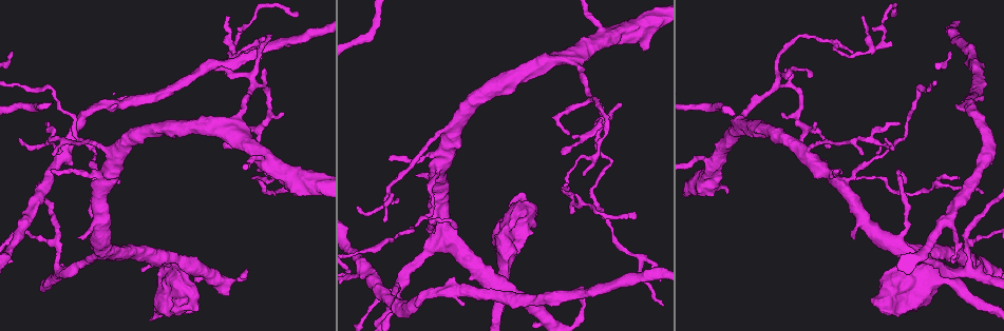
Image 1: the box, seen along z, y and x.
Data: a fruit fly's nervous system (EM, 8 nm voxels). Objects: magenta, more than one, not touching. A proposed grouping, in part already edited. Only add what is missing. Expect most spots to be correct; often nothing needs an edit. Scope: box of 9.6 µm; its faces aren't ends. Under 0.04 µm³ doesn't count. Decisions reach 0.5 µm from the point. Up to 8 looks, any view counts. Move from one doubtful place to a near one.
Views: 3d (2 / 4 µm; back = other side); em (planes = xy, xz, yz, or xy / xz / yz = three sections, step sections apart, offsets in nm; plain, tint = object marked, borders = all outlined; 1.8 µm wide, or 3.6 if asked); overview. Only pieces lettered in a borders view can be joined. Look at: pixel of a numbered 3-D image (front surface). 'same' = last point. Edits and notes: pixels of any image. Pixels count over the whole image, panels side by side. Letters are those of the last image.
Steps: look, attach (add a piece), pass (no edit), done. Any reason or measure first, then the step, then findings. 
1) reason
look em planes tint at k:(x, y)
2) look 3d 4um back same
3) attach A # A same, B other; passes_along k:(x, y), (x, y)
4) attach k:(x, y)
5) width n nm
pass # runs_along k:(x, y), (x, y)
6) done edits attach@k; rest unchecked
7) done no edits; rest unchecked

narrows sharply
look 3d 2um at 1:(440, 292)

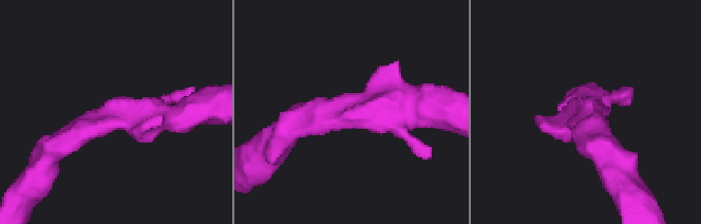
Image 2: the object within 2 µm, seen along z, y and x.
arm_widths 280, 280 nm
look em yz step 8 tint at 2:(345, 113)

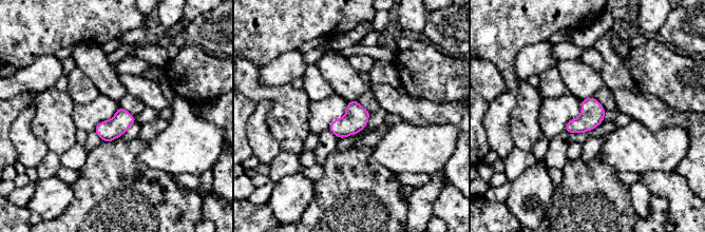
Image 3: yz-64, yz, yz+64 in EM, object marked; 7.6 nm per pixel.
look em planes borders same

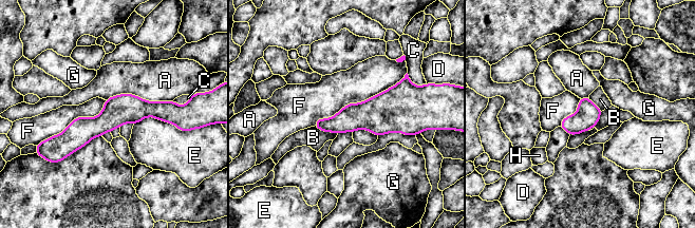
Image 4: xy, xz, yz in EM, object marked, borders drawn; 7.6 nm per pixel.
pass # A other, B other, C other, D other, E other, F other, G other, H other; runs_along 4:(173, 109), (120, 109), (53, 140); none of them fits

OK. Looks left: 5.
end of a long branch
look em xz step 16 tint at 1:(633, 214)

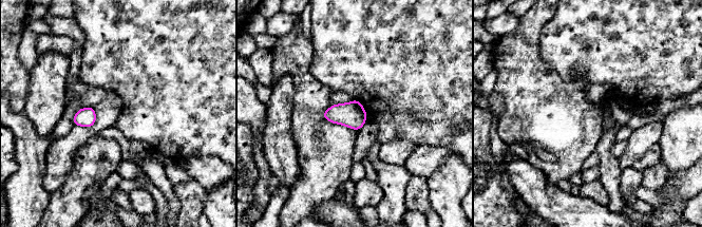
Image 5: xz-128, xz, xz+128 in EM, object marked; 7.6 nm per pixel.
another direction
look em planes borders same

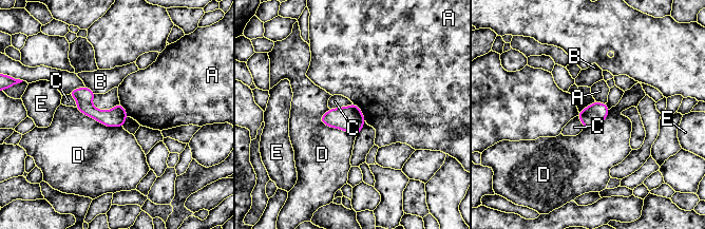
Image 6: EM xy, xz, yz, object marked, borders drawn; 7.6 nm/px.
width 140 nm
pass # A other, B other, C other, D other, E other; runs_along 6:(73, 93), (94, 113), (120, 122); none of them fits

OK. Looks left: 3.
tapers out
look em planes plain at 1:(565, 183)

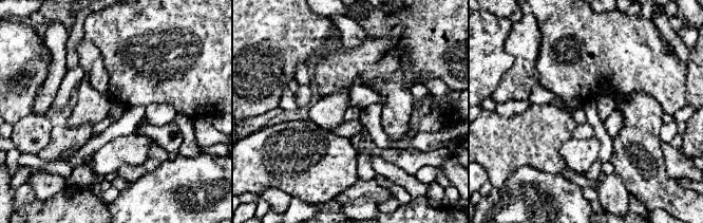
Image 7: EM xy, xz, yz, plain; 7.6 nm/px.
see the neighbours
look em planes borders same

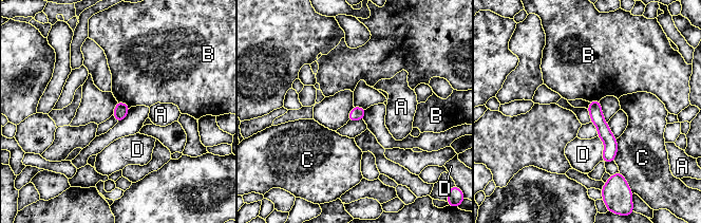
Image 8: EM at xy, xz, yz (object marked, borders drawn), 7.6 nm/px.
width 100 nm; longest_contact D 200 nm
pass # A other, B other, C other, D other; none of them fits

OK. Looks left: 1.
done no edits; rest unchecked

